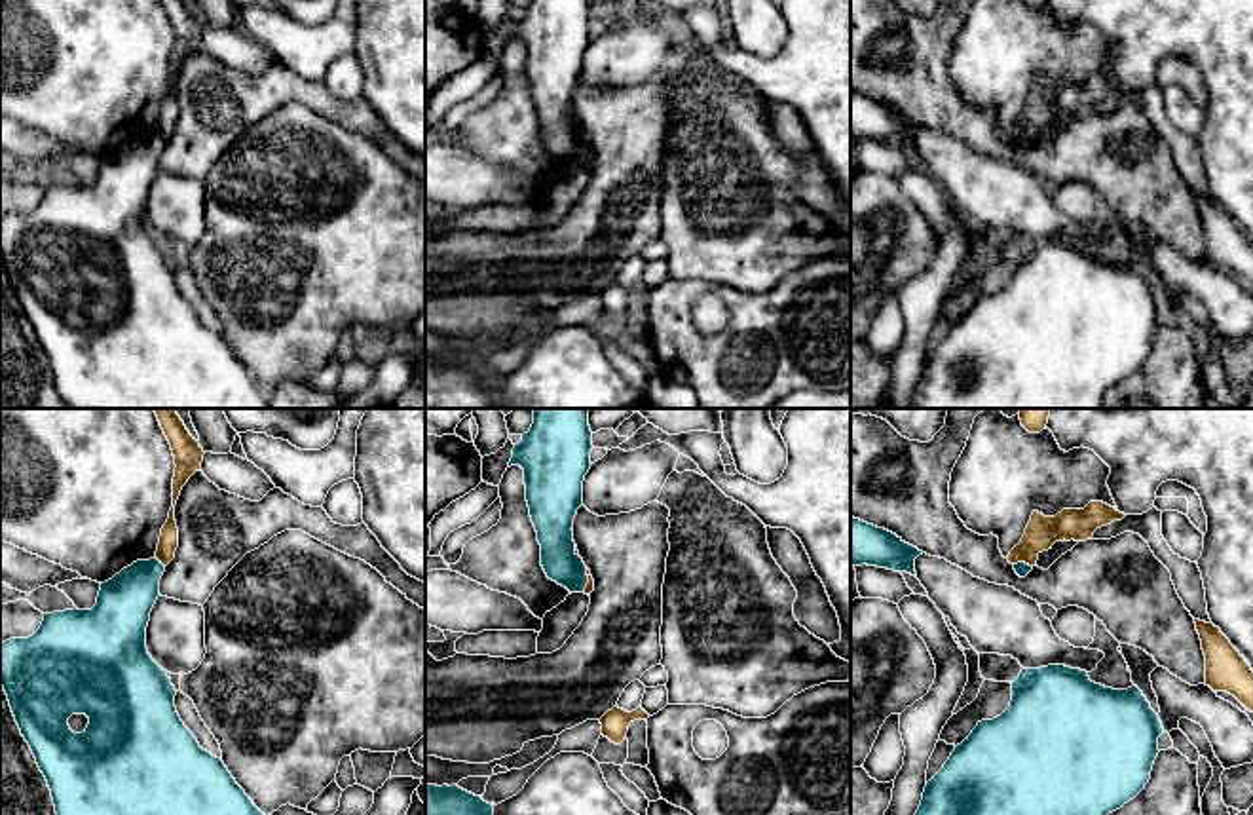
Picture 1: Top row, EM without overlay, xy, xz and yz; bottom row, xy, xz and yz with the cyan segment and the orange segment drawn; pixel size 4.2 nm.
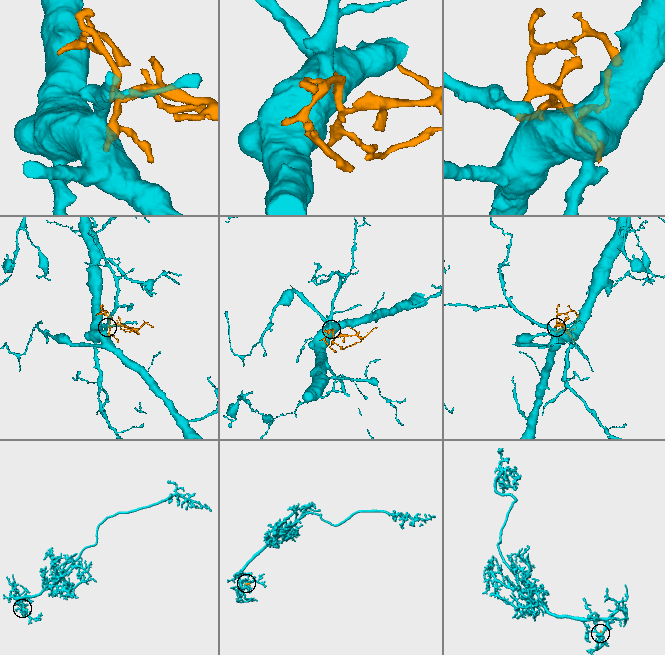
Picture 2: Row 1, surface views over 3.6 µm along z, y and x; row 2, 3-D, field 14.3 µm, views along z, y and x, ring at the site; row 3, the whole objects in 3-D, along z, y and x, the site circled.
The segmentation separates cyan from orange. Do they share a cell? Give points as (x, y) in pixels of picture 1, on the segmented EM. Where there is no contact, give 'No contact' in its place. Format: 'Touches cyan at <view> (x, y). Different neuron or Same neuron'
Touches cyan at xy (160, 563). Different neuron

